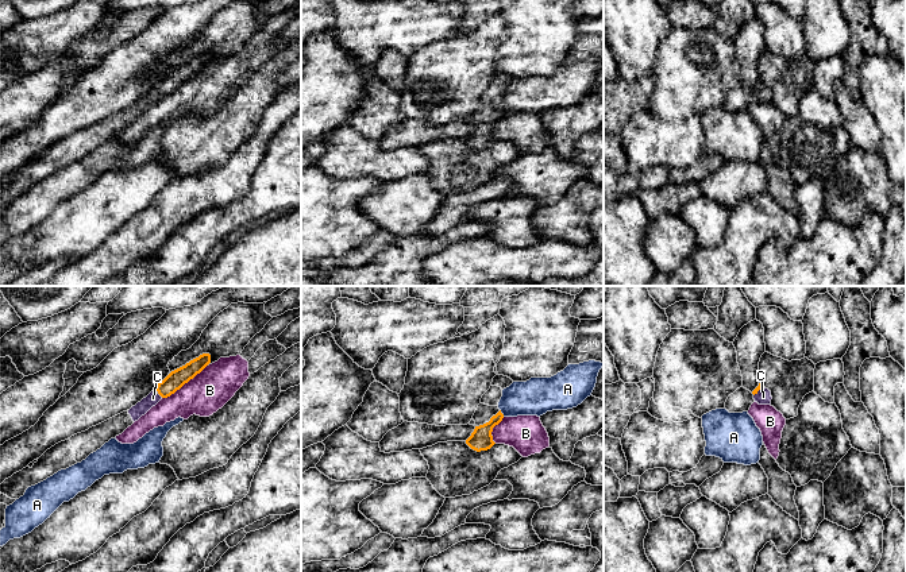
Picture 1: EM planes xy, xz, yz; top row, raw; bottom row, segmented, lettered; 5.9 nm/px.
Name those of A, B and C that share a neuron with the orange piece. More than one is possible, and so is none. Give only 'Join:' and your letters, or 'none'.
Join: C

